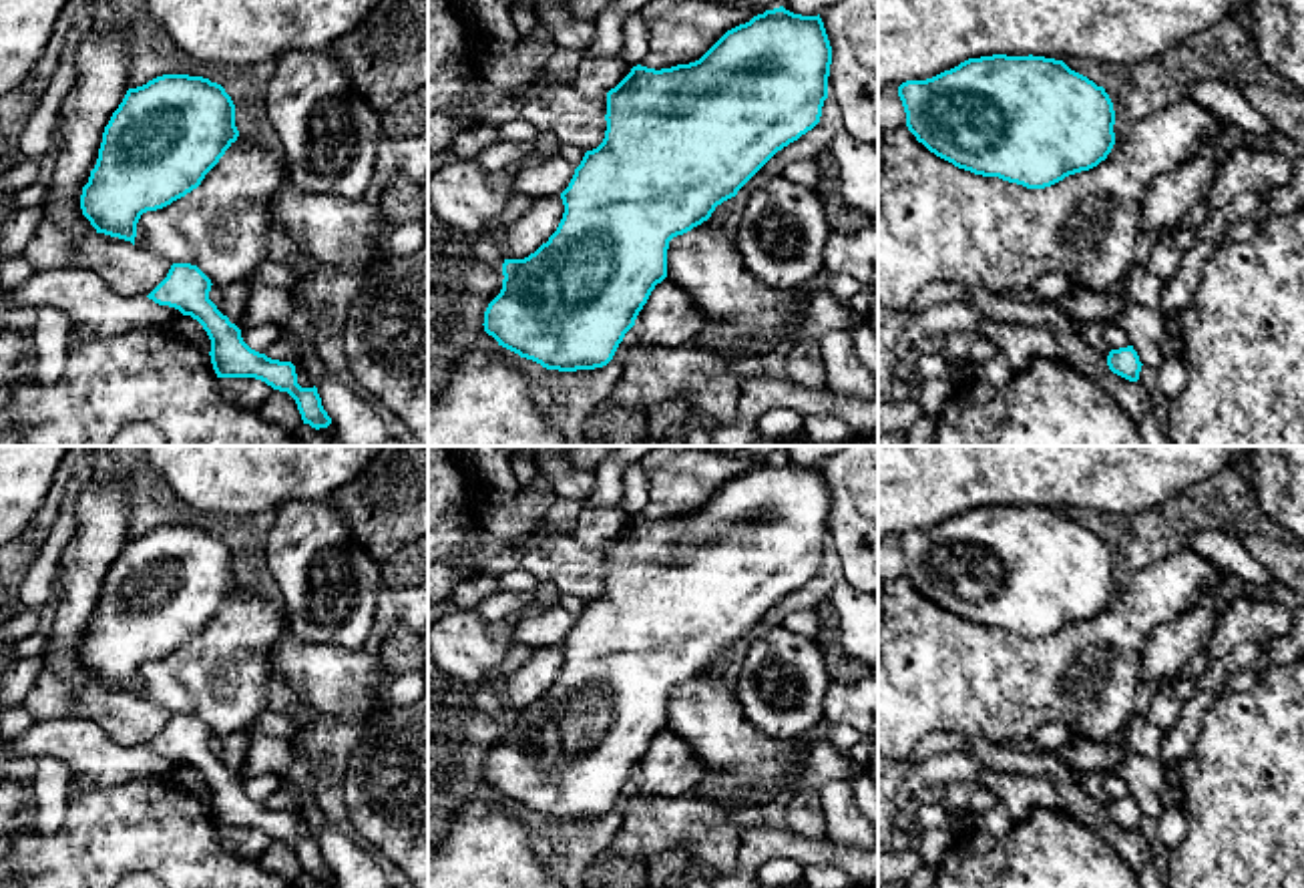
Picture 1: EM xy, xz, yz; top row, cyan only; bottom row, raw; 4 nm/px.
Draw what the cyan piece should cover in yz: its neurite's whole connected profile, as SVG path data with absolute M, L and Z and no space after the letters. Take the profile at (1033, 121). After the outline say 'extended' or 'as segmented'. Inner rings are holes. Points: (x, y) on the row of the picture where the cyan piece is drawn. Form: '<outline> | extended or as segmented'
M1045 56L968 58L926 80L898 86L906 127L936 157L983 177L1045 189L1089 171L1115 145L1115 110L1103 86Z | as segmented

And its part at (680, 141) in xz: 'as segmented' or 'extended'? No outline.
as segmented

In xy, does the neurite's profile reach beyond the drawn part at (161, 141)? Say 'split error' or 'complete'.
complete

